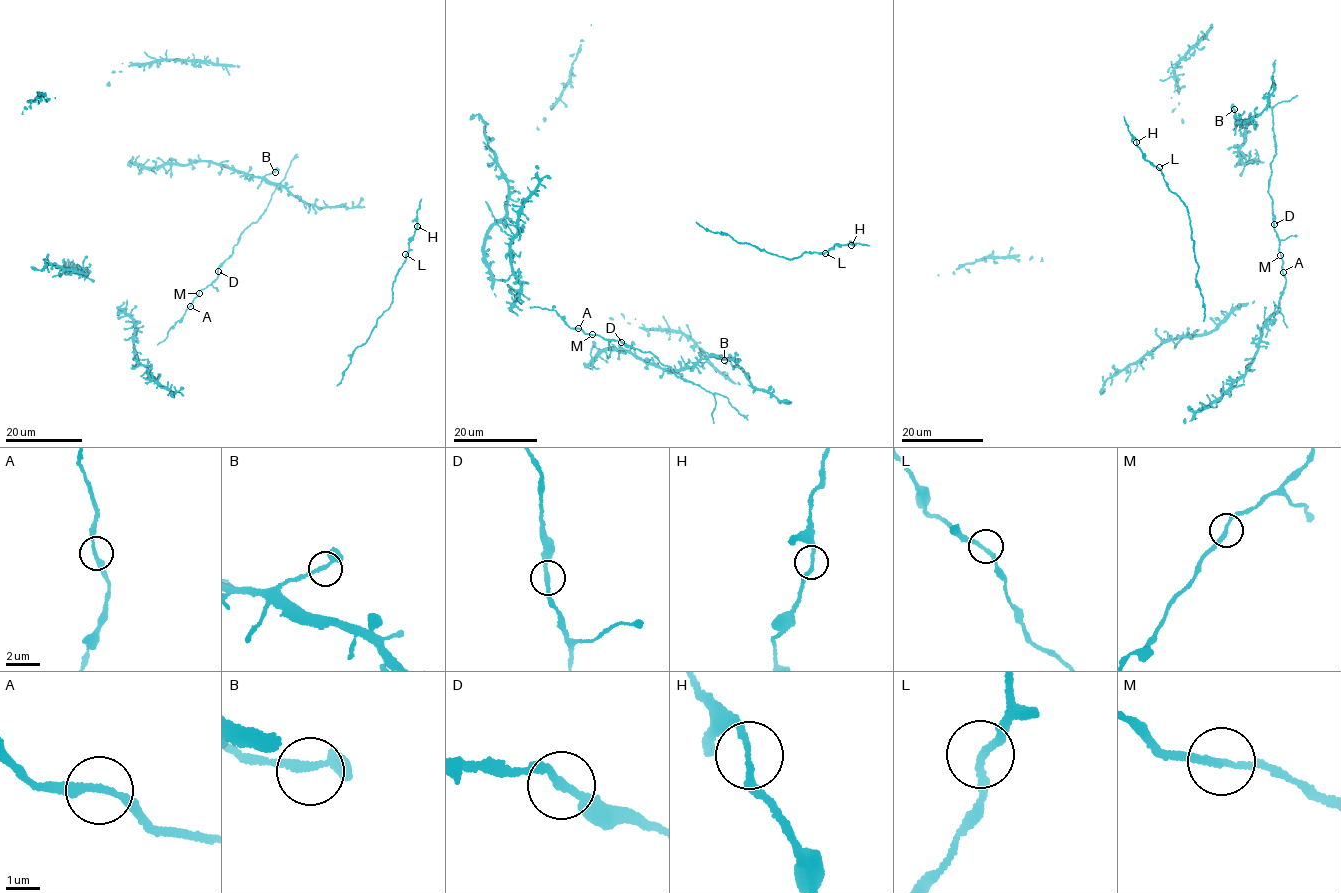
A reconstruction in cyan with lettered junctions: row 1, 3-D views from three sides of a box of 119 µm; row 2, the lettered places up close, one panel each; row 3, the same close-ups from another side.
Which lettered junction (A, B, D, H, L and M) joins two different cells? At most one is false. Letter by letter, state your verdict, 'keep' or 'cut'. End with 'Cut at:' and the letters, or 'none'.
A: keep
B: keep
D: keep
H: keep
L: keep
M: keep
Cut at: none

